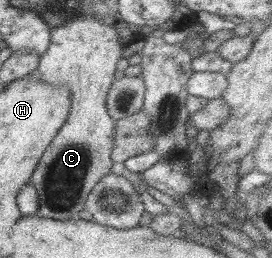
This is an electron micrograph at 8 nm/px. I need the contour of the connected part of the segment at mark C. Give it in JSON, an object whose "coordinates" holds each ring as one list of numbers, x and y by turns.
{"coordinates":[[74,16,67,23,50,30,50,42,45,52,40,56,35,71,41,82,58,87,65,85,69,89,70,107,68,117,63,126,55,134,50,144,45,148,35,170,30,176,30,183,35,187,39,199,37,216,54,218,55,220,79,219,77,212,84,208,84,202,89,191,99,182,101,177,111,170,110,159,113,138,115,138,115,123,106,111,105,99,114,82,117,60,122,58,120,50,123,48,117,40,117,32,105,24,101,24,95,16]]}

